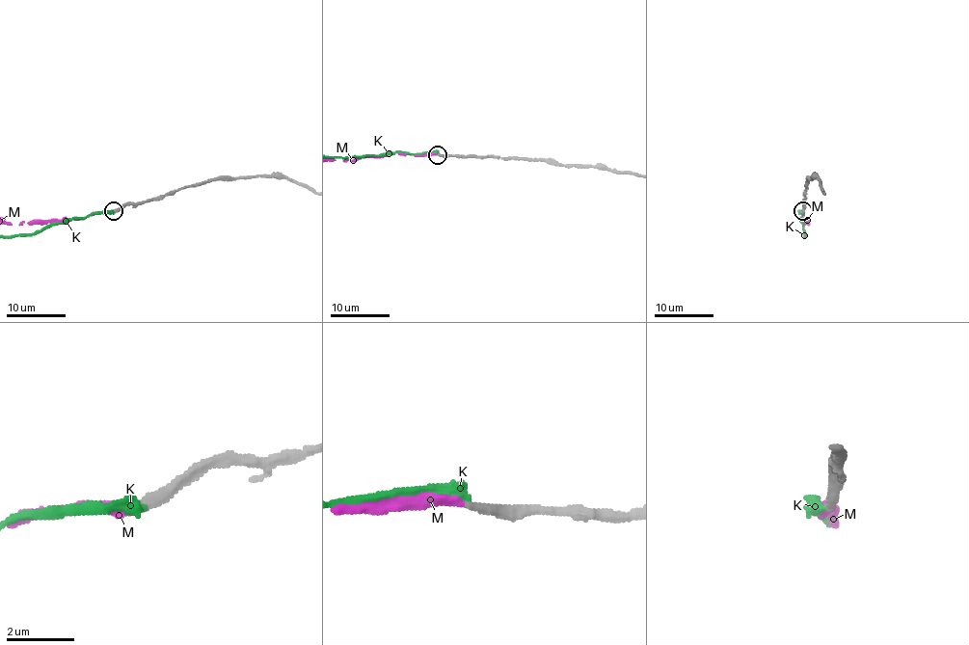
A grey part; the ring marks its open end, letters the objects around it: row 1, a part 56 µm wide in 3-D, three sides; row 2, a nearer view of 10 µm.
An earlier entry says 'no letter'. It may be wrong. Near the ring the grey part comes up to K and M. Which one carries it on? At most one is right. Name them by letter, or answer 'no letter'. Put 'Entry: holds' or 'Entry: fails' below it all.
M
Entry: fails

